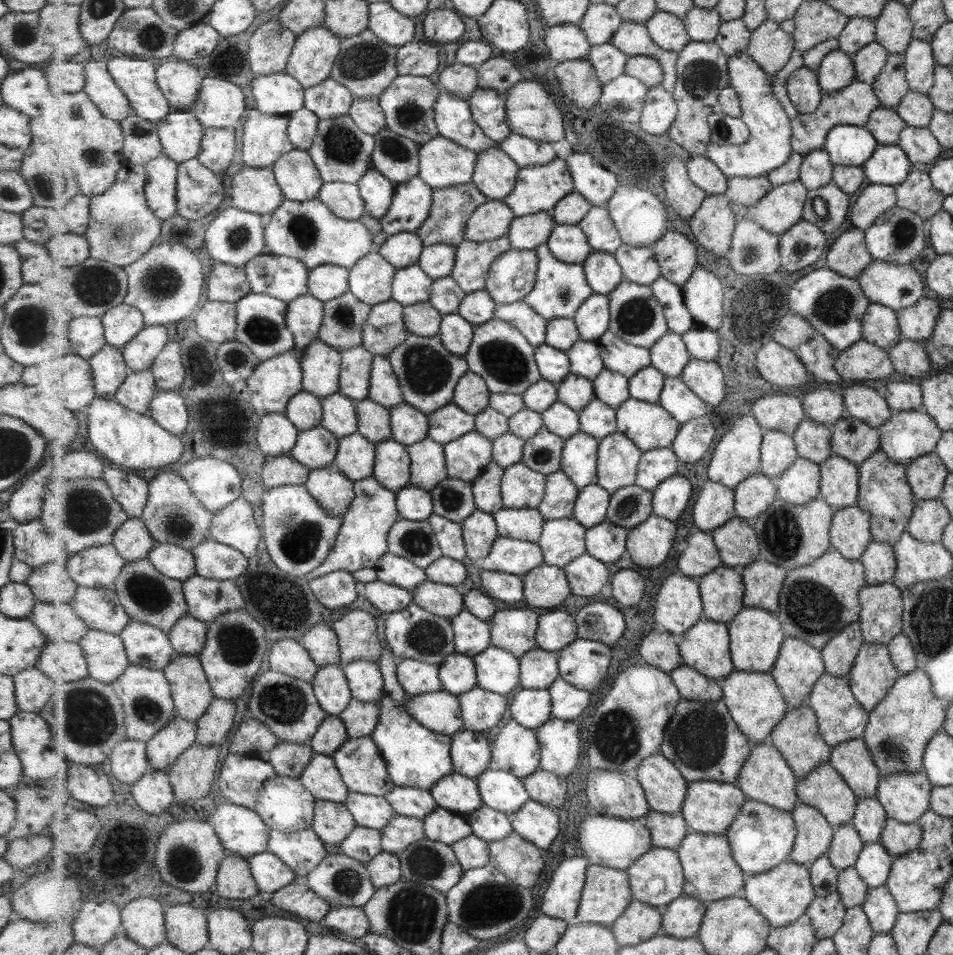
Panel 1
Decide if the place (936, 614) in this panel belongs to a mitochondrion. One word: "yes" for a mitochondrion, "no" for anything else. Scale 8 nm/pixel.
yes

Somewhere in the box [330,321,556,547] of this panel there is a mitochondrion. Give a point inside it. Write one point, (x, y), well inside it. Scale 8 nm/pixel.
(427, 371)

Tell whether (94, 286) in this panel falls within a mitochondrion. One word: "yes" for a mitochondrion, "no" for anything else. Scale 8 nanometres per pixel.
yes

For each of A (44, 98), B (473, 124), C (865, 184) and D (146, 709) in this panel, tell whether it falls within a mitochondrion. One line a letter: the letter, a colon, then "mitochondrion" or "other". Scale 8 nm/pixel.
A: other
B: other
C: other
D: mitochondrion

